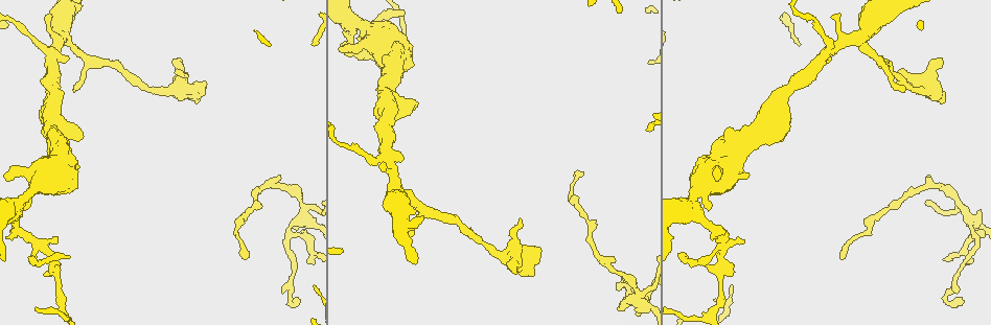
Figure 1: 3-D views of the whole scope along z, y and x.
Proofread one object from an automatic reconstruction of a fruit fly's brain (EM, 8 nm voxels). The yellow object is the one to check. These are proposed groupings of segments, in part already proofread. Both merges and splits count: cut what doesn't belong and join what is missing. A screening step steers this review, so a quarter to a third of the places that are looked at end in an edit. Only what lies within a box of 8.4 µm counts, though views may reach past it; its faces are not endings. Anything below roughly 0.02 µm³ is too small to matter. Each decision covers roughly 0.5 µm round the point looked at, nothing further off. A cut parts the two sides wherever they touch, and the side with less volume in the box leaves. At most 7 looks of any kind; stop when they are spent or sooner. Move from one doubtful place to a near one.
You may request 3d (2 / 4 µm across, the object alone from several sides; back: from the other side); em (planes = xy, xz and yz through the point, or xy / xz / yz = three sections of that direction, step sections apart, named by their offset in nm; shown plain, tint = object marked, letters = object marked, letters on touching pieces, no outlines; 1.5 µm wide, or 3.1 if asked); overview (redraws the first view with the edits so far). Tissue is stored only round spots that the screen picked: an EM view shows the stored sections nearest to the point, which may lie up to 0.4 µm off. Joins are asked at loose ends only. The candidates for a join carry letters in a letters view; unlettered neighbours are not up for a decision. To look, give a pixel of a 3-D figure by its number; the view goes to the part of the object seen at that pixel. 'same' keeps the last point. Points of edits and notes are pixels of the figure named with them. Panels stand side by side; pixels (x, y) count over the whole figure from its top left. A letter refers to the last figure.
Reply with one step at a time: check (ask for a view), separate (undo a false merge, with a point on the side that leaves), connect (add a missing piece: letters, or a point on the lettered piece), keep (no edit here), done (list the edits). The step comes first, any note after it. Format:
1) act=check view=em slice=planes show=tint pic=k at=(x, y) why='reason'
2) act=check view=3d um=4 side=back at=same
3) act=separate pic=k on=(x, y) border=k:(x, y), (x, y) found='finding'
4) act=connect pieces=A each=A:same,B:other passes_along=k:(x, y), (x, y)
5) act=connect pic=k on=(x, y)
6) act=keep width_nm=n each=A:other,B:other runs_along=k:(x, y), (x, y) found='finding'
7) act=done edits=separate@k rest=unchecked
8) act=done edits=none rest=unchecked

act=check view=em slice=planes show=letters pic=1 at=(55, 284) why='narrows sharply'

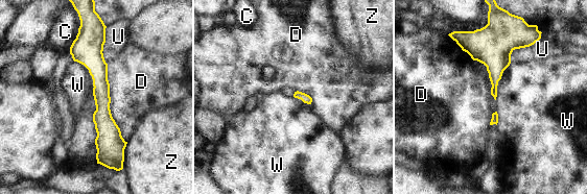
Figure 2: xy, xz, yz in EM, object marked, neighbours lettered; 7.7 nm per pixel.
act=keep width_nm=70 each=C:other,D:other,U:other,W:other,Z:other found='continuous, no second cell'

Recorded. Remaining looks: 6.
act=check view=3d um=4 pic=1 at=(296, 297) why='an open end'

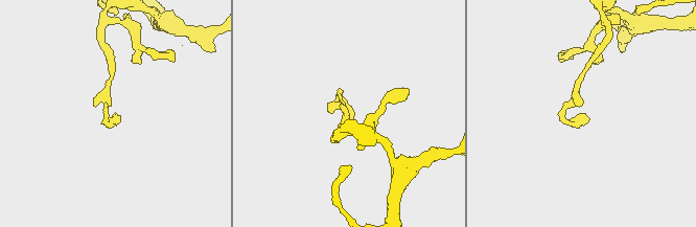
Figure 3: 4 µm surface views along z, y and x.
act=check view=em slice=xy step=4 show=letters pic=3 at=(116, 113)

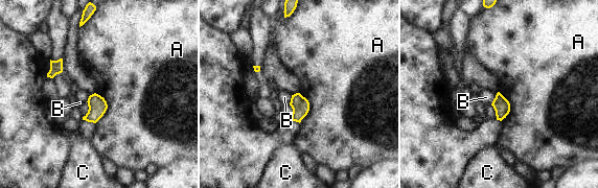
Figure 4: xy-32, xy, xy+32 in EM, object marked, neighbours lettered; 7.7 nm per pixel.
act=check view=em slice=planes show=letters at=same

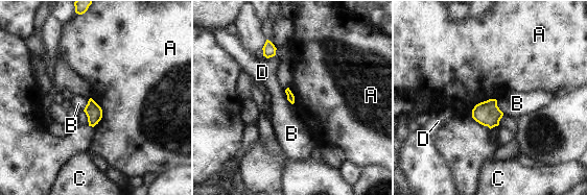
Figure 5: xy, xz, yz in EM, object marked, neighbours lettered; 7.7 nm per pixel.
act=keep each=A:other,B:other,C:other,D:other border=5:(495, 98), (472, 110), (490, 128) found='no lettered piece goes on from it'

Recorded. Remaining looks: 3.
act=check view=em slice=planes show=tint pic=1 at=(901, 89) why='tapers out'

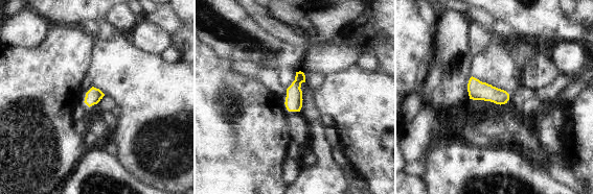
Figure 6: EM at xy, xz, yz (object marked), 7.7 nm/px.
act=check view=em slice=planes show=letters at=same why='see the neighbours'

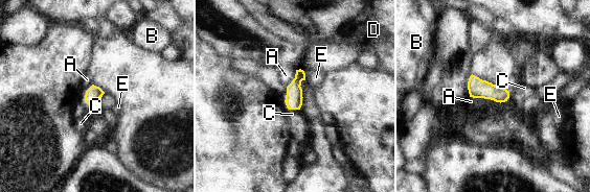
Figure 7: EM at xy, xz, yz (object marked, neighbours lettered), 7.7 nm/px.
act=keep each=A:other,B:other,C:other,D:other,E:other border=7:(296, 70), (295, 77), (286, 87) found='no lettered piece goes on from it'

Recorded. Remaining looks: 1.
act=done edits=none rest=unchecked

